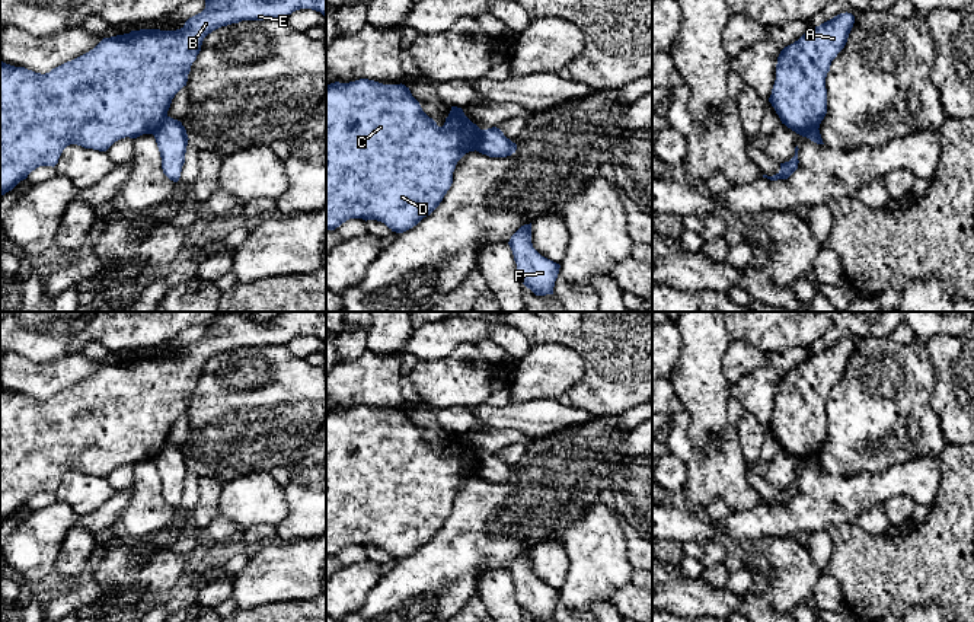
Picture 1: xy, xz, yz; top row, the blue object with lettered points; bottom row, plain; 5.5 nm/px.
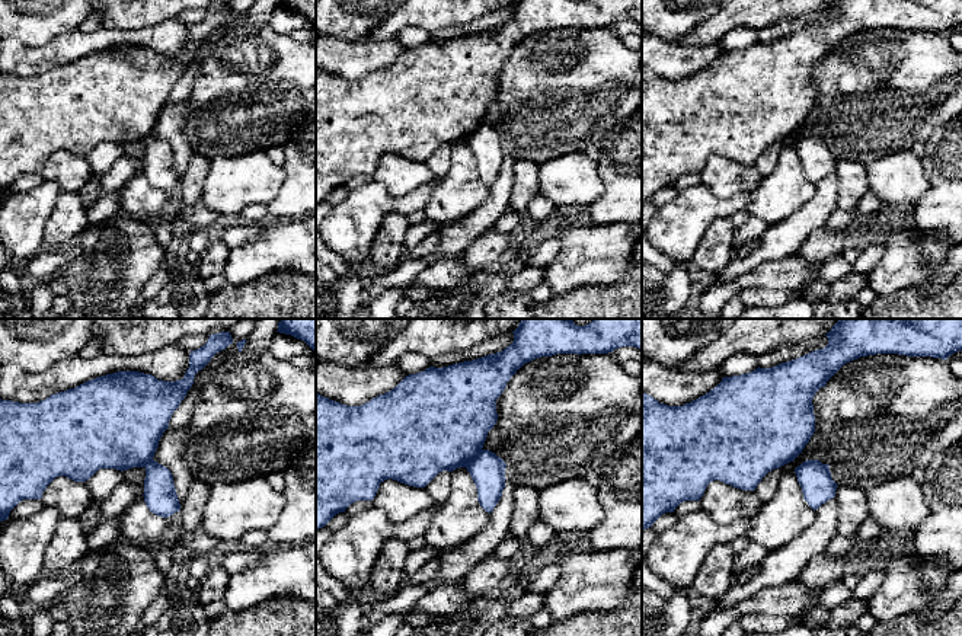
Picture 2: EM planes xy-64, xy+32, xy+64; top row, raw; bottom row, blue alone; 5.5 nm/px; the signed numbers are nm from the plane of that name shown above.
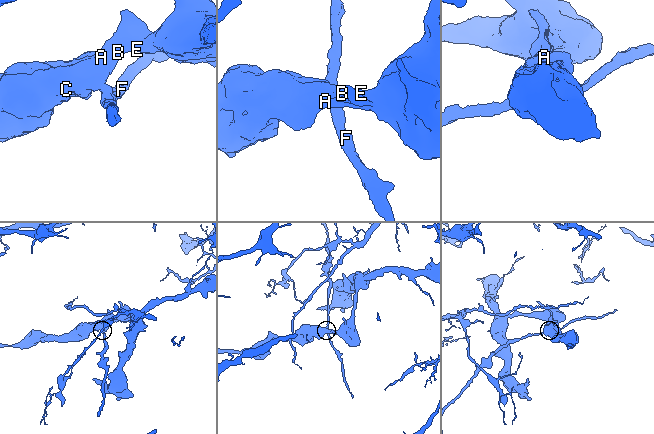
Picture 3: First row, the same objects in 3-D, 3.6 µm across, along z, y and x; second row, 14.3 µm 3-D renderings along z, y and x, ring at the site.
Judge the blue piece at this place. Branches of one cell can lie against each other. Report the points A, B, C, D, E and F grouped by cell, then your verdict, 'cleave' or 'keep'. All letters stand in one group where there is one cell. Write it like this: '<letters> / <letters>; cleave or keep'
A B C D E / F; cleave

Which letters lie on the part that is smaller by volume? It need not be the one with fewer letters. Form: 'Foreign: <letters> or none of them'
Foreign: F

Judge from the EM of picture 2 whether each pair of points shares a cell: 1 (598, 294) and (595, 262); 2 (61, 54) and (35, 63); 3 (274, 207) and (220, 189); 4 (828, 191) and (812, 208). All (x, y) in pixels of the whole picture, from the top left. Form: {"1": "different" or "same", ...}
{"1": "different", "2": "same", "3": "different", "4": "same"}

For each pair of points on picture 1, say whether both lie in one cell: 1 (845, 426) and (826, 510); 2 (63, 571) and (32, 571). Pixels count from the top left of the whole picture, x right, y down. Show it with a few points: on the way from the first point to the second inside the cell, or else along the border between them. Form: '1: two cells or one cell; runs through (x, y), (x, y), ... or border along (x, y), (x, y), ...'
1: two cells; border along (824, 469), (839, 475), (866, 472)
2: two cells; border along (63, 538), (53, 576)

